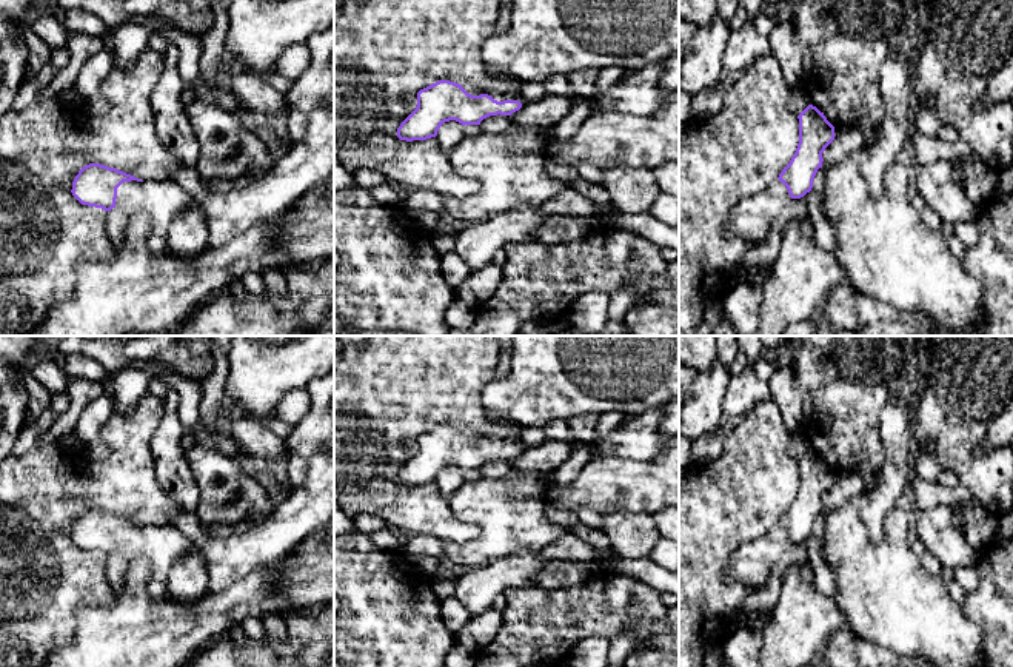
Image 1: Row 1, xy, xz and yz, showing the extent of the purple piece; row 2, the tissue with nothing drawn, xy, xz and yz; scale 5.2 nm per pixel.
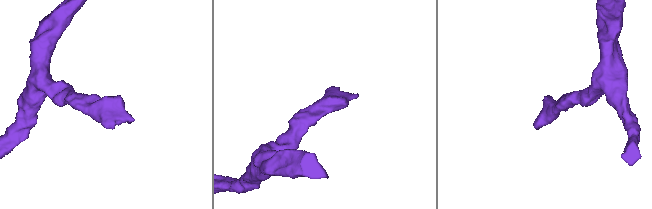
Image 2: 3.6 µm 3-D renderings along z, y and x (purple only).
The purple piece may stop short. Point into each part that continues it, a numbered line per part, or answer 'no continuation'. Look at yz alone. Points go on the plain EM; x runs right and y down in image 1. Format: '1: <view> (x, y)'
1: yz (752, 564)

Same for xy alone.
1: xy (163, 546)

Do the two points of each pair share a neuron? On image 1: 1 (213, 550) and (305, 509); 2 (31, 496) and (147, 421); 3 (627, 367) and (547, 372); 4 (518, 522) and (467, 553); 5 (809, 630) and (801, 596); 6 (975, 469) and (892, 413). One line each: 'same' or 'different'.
1: same
2: same
3: same
4: same
5: same
6: different

